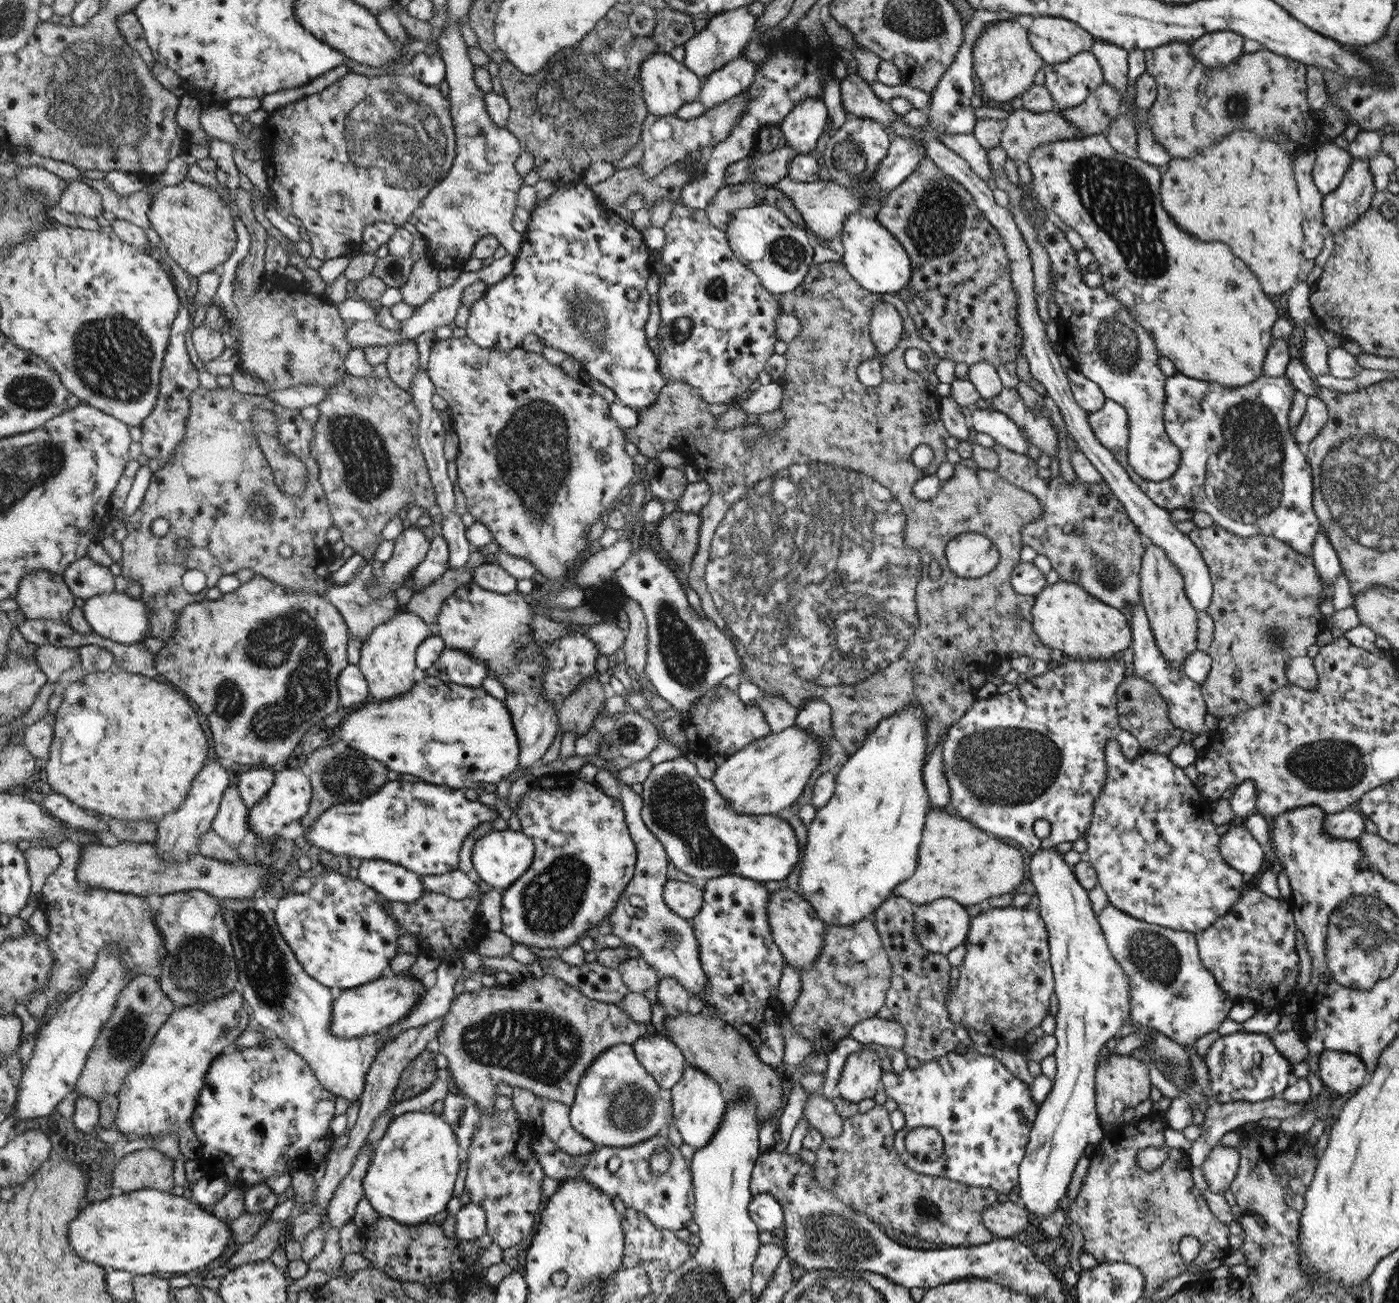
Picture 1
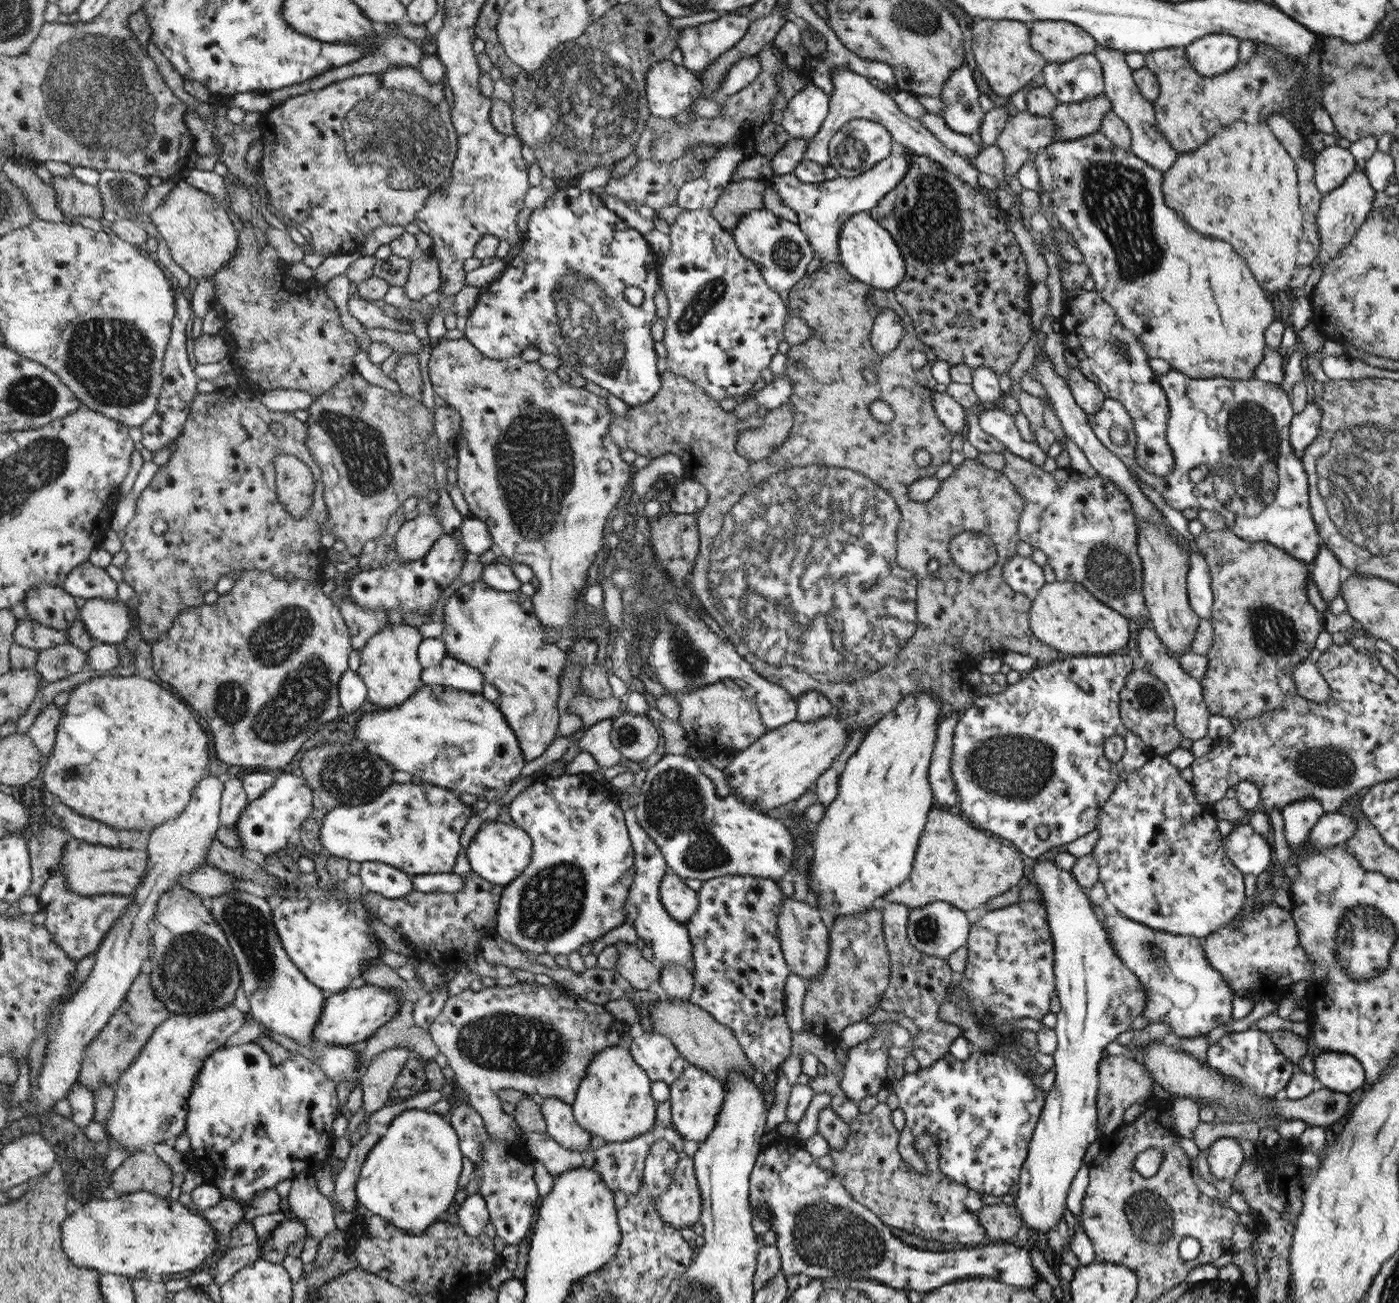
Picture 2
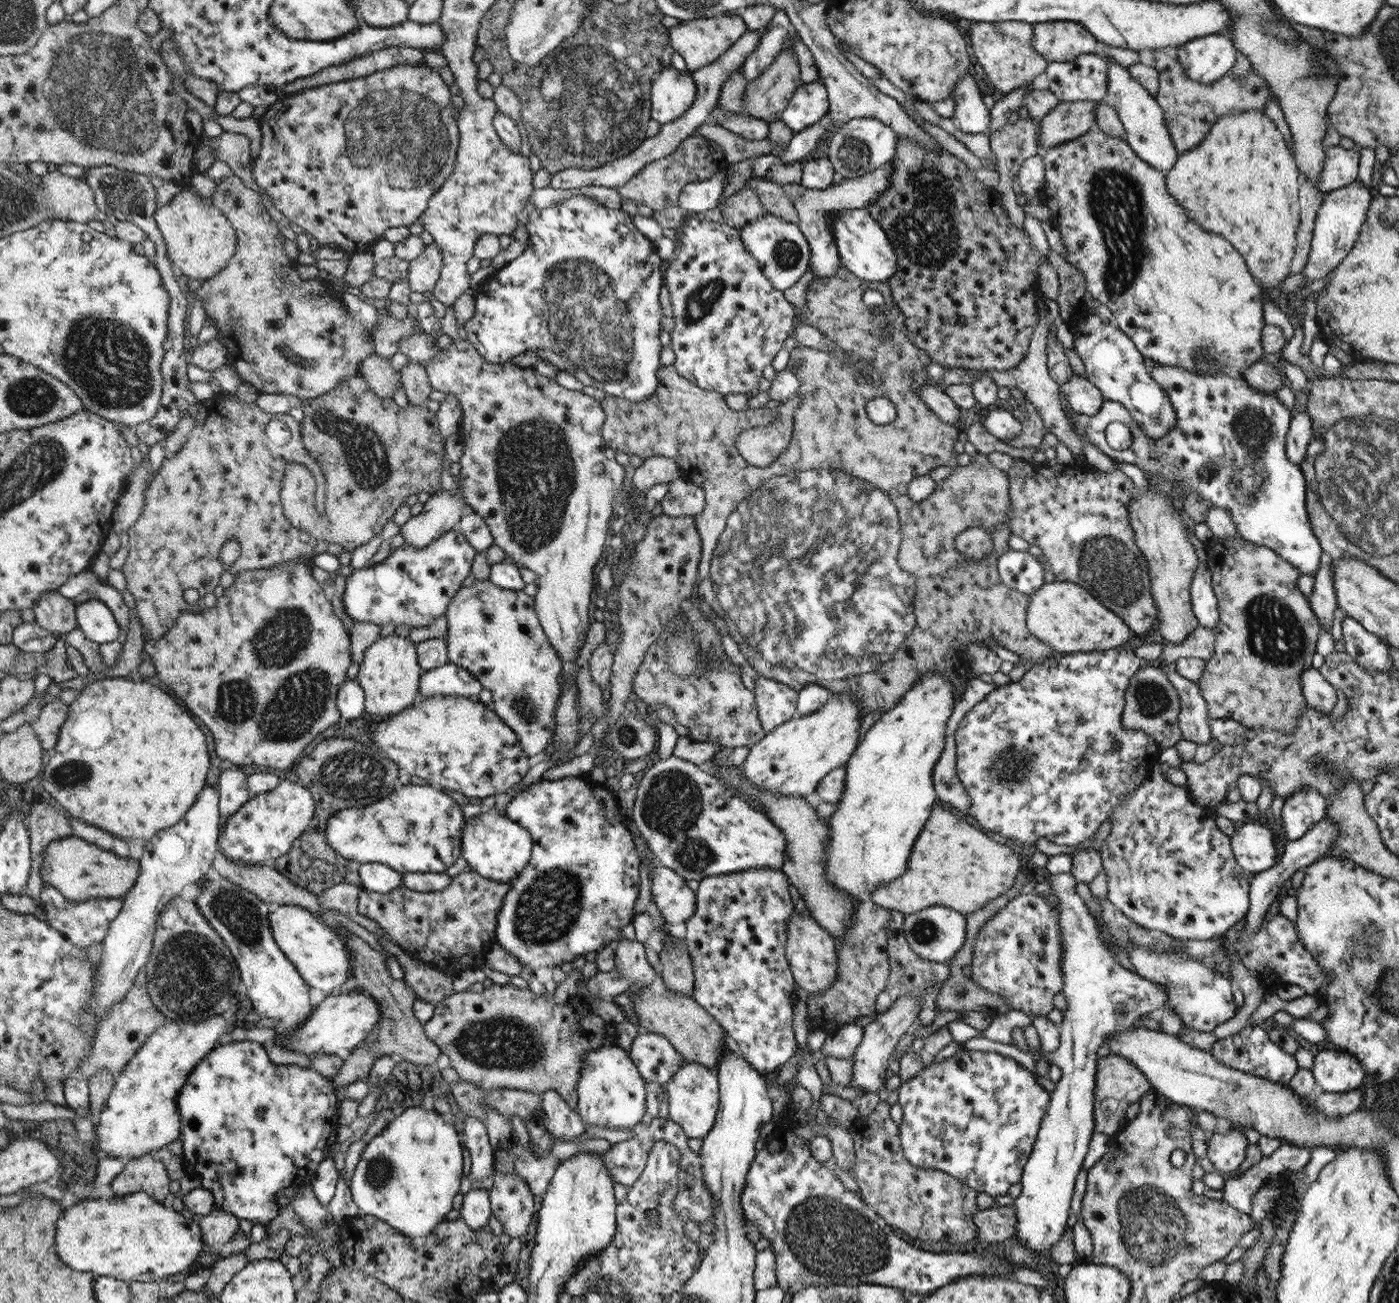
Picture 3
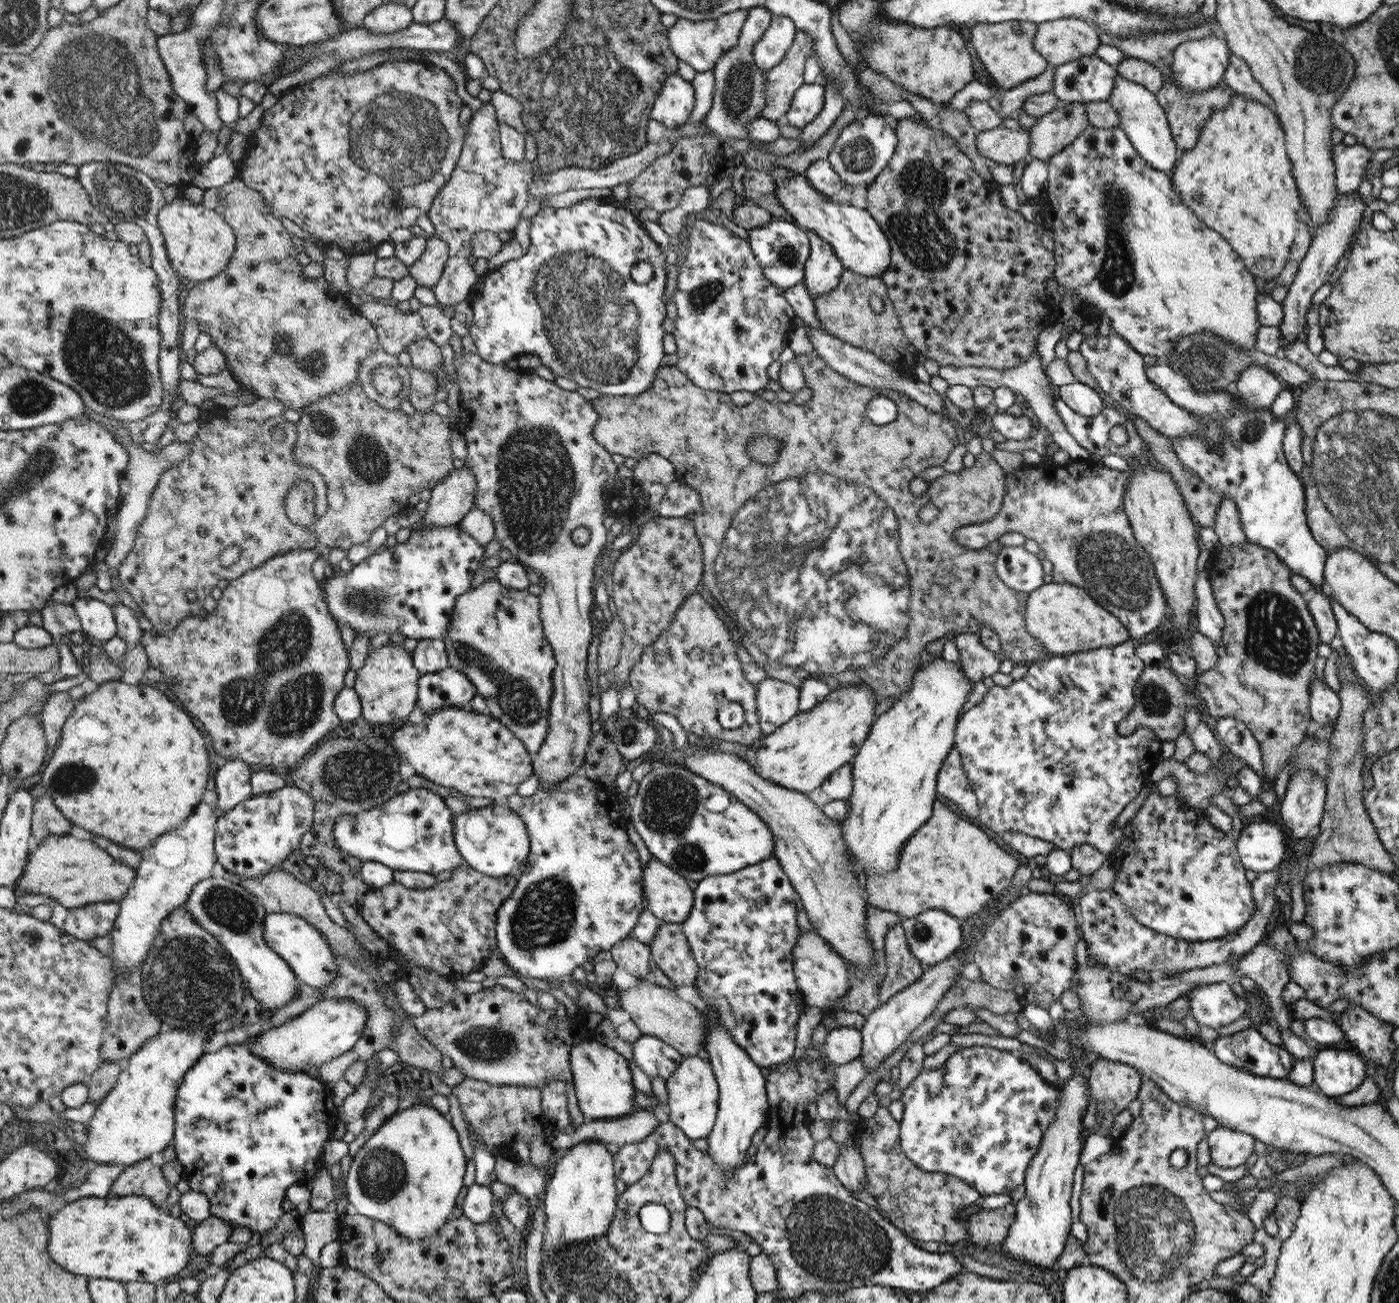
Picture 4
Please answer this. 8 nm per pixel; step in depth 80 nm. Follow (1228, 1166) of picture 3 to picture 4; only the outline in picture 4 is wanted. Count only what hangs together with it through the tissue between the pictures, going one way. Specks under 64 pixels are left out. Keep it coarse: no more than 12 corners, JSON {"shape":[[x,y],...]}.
{"shape":[[1226,1127],[1206,1136],[1211,1162],[1245,1164],[1254,1137]]}

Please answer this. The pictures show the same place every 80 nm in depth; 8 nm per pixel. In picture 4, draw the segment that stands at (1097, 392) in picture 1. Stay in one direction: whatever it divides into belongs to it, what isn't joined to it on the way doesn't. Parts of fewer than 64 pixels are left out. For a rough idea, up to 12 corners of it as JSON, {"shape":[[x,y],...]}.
{"shape":[[1076,381],[1060,386],[1058,396],[1082,416],[1103,410],[1103,398]]}

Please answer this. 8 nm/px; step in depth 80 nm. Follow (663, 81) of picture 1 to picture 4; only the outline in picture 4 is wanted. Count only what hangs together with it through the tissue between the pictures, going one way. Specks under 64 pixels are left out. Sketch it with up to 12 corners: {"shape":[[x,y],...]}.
{"shape":[[671,74],[652,118],[679,128],[695,110],[695,87]]}

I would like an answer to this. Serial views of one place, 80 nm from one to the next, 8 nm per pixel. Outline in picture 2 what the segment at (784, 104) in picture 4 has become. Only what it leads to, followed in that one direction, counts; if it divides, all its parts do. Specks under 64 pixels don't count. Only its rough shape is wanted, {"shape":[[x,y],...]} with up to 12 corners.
{"shape":[[767,45],[748,86],[712,118],[677,124],[651,116],[652,160],[670,162],[700,143],[735,139],[744,121],[771,119],[785,58]]}

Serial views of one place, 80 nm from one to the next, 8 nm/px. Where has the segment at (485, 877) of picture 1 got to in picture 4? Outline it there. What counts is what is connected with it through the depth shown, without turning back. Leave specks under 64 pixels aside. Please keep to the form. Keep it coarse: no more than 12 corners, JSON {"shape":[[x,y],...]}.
{"shape":[[495,802],[455,816],[456,848],[494,878],[531,852],[525,820]]}

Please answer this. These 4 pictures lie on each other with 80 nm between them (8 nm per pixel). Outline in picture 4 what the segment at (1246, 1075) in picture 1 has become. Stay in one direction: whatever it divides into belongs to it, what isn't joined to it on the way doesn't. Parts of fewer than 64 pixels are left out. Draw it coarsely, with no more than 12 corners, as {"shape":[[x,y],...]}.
{"shape":[[1255,1028],[1211,1045],[1226,1064],[1286,1079],[1296,1058]]}

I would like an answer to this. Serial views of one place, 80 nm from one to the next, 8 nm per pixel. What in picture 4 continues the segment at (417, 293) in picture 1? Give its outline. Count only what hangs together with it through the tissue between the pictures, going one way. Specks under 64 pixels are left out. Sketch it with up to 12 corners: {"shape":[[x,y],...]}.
{"shape":[[434,234],[422,257],[409,268],[417,286],[433,288],[450,250]]}

